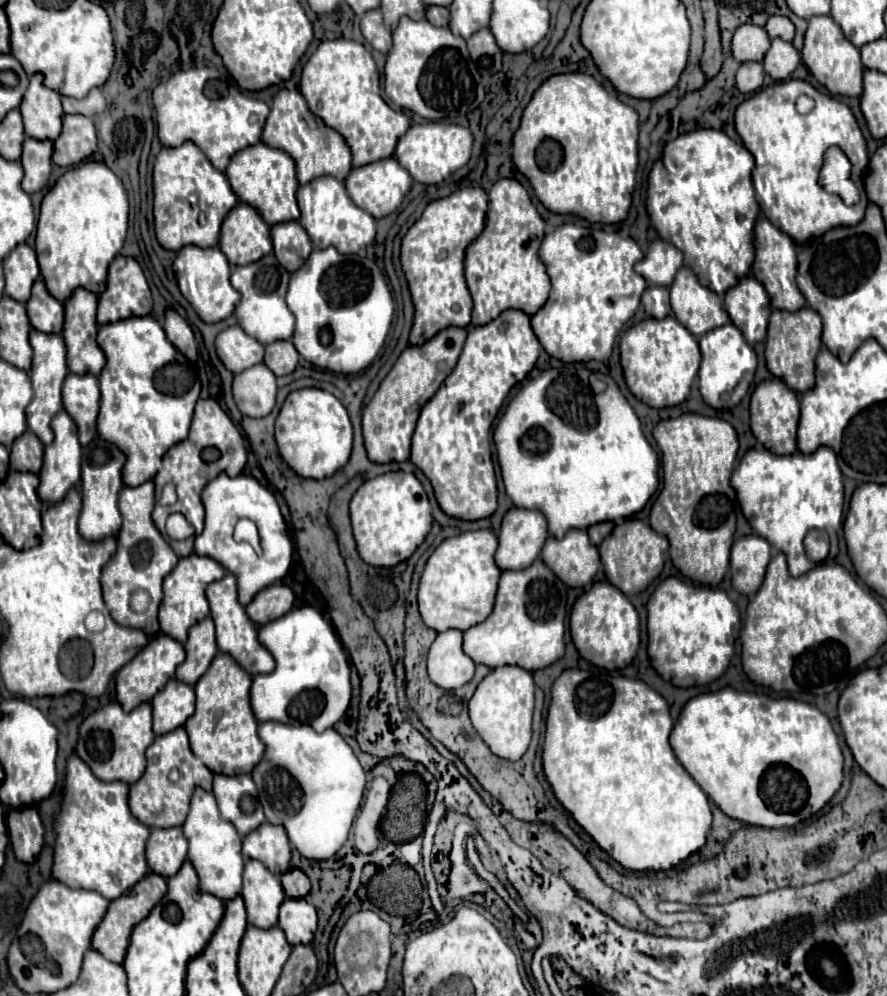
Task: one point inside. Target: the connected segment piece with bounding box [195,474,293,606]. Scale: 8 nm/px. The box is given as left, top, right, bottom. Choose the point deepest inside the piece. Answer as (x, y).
(226, 499)

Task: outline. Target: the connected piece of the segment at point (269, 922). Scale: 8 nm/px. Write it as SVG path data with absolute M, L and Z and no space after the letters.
M245 860L243 890L241 890L247 922L257 928L273 928L277 924L279 906L285 900L285 890L279 876L269 874L261 862Z

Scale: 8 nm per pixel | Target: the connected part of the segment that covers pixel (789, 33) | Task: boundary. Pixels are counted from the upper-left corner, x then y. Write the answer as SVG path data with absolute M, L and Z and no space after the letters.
M773 16L765 24L765 32L769 34L769 38L781 38L781 40L791 42L793 34L795 34L795 26L785 16Z

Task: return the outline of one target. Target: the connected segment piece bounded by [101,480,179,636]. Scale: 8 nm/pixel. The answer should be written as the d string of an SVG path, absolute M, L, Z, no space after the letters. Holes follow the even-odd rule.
M151 480L141 486L135 486L135 488L131 488L131 486L121 488L119 512L123 516L123 524L117 534L117 552L103 566L103 572L101 572L103 600L111 612L111 618L121 626L141 628L147 636L155 636L159 632L158 611L159 604L163 600L163 578L175 568L175 564L179 560L151 520L153 506L155 506L155 486ZM143 542L145 542L145 546L141 546ZM139 588L147 590L153 598L149 610L143 614L133 612L129 606L131 592L135 592Z

